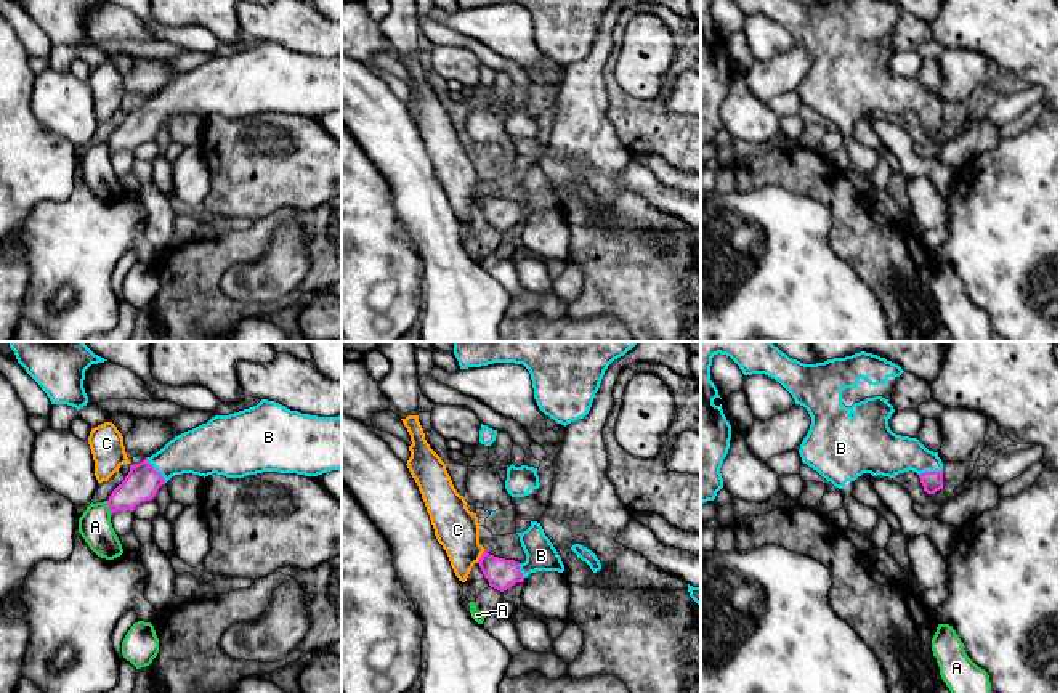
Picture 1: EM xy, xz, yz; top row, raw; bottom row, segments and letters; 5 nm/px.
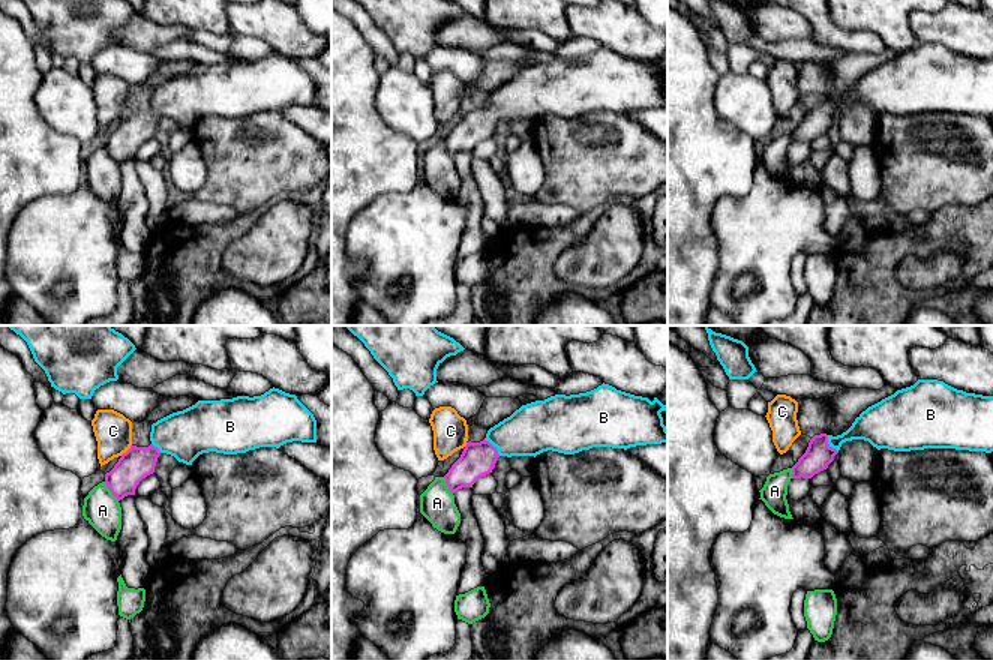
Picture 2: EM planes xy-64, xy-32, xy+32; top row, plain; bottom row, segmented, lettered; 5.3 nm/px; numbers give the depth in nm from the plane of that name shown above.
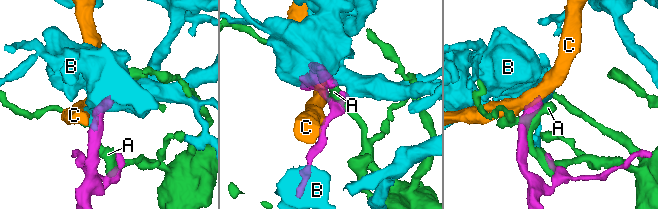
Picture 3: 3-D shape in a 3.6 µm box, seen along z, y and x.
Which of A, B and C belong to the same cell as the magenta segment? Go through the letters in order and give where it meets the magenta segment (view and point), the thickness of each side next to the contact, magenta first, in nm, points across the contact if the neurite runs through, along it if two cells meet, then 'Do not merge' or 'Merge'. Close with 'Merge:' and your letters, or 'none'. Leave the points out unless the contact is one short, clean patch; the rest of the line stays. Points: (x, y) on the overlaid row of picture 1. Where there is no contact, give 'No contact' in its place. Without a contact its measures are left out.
A: Touches magenta at xy (109, 507). Thickness 170 nm (magenta) against 160 nm. Do not merge
B: Touches magenta at xy (154, 470). Thickness 170 nm (magenta) against 240 nm. Path across: xy (141, 483), (154, 470), (182, 454), (199, 451). Merge
C: Touches magenta at xz (481, 555). Thickness 150 nm (magenta) against 220 nm. Boundary: xz (485, 549), (477, 562). Do not merge
Merge: B

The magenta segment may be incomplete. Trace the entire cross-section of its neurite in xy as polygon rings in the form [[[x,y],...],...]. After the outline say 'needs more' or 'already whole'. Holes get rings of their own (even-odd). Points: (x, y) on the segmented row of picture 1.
[[[261,399],[253,407],[215,415],[207,424],[175,436],[143,462],[130,465],[128,475],[112,491],[107,505],[111,515],[117,510],[133,512],[141,502],[154,499],[172,476],[183,473],[244,478],[263,472],[318,476],[332,470],[342,470],[342,417],[301,414],[276,401]]] | needs more

